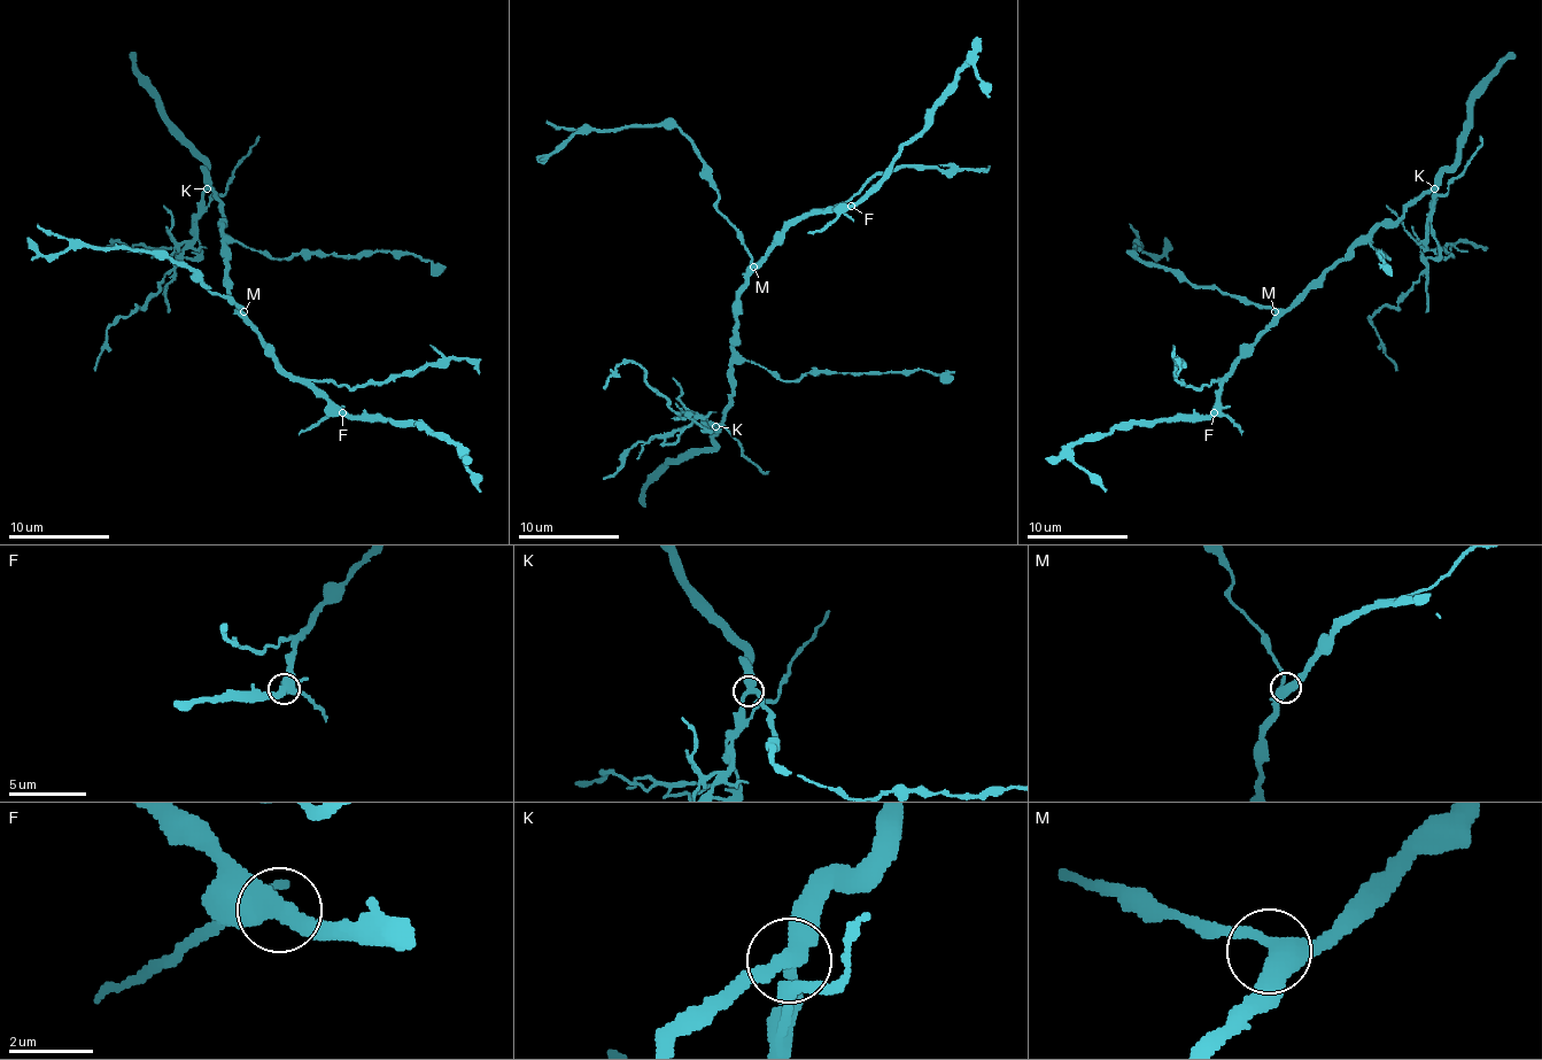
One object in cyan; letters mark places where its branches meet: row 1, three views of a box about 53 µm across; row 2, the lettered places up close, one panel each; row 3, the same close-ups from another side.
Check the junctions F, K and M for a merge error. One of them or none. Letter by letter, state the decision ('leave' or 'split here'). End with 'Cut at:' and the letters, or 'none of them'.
F: leave
K: split here
M: leave
Cut at: K

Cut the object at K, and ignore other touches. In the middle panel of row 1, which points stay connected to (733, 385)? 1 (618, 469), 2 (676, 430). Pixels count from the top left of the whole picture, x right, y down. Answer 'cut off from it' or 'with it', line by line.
1: cut off from it
2: cut off from it

